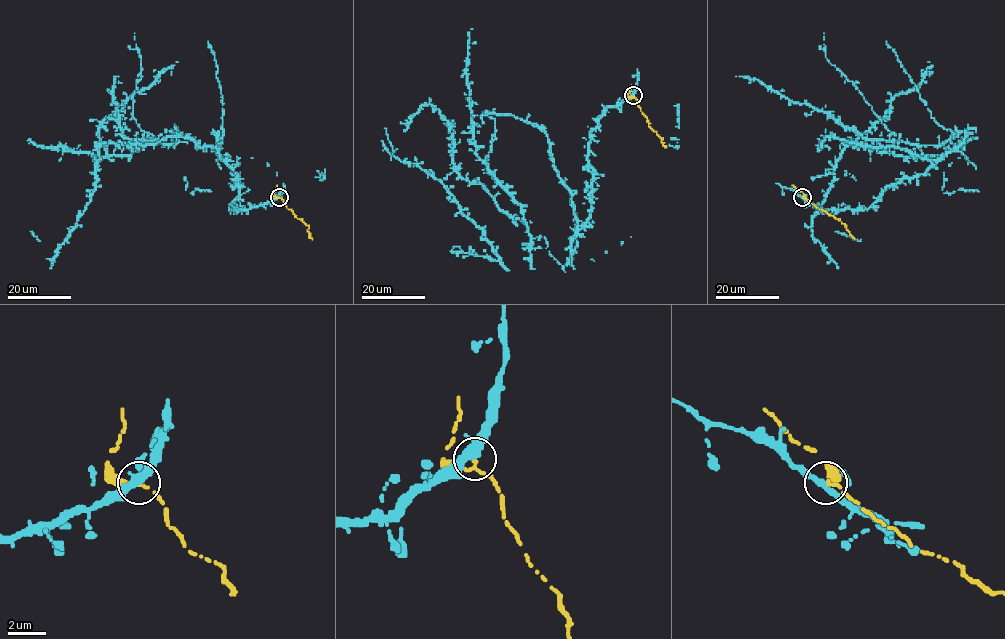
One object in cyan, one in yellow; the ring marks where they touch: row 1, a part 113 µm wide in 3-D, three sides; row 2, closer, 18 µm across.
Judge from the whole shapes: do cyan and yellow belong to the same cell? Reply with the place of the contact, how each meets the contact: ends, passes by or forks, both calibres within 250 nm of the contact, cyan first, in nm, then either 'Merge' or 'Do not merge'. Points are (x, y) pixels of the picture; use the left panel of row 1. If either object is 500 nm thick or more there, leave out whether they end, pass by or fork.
Place: (279, 197). At the ring cyan forks. At the ring yellow passes by. Thickness 300 nm (cyan) against 140 nm. Do not merge

